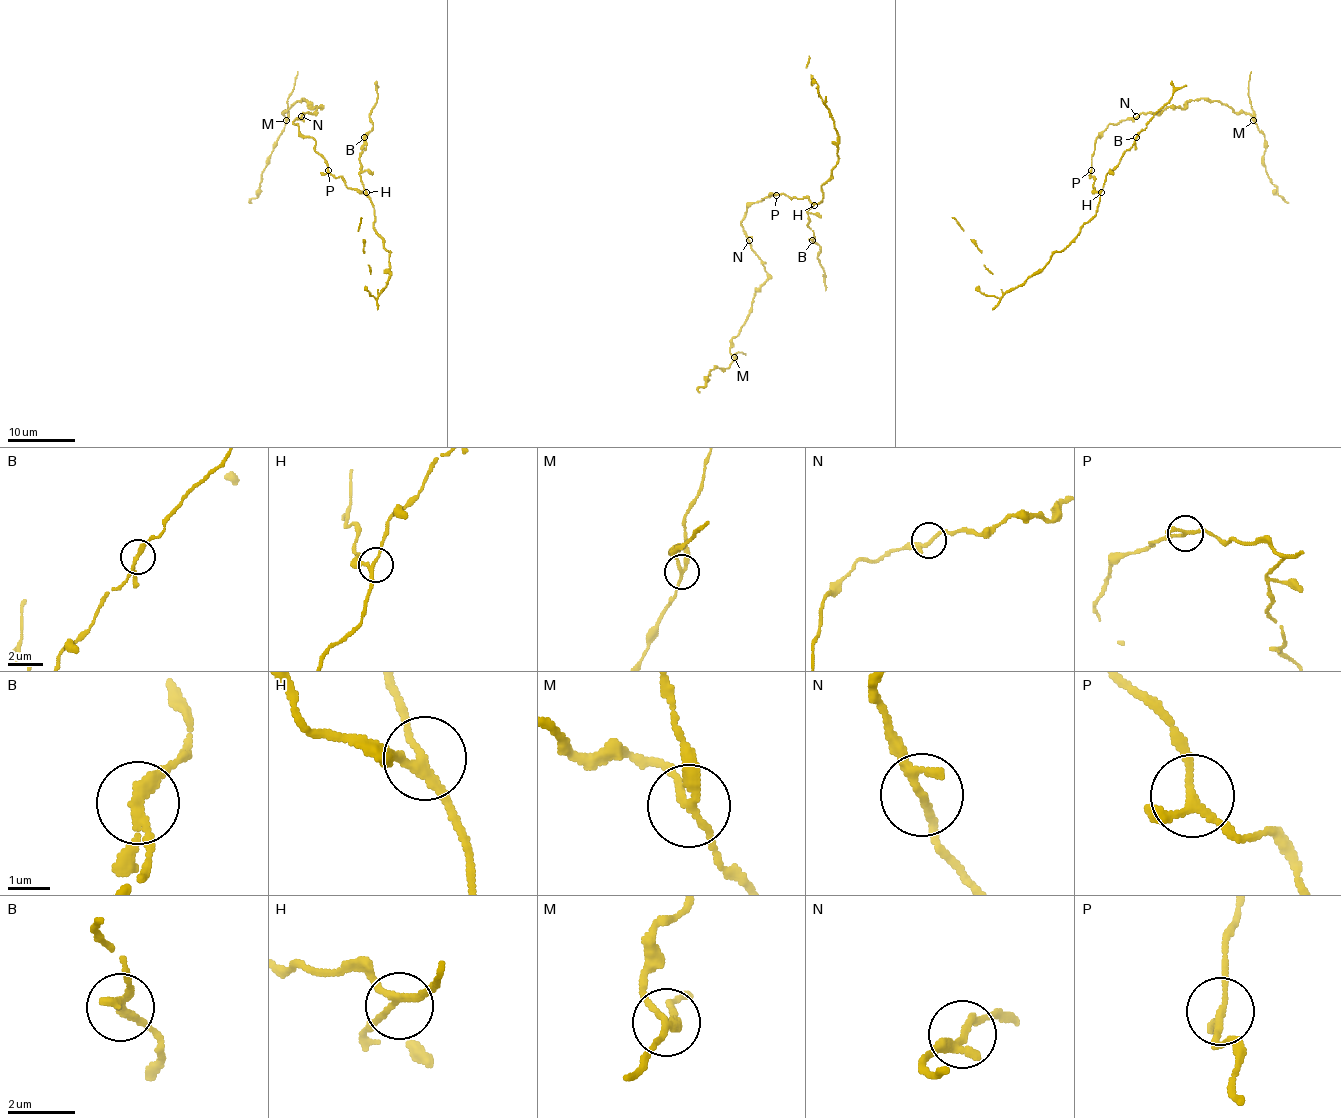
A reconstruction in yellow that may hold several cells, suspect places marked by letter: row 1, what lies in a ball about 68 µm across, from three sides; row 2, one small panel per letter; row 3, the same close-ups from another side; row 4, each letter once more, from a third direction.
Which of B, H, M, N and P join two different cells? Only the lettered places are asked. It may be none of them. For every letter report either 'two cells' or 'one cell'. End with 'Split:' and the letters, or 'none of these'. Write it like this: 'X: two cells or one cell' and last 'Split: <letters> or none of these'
B: one cell
H: one cell
M: two cells
N: one cell
P: one cell
Split: M

